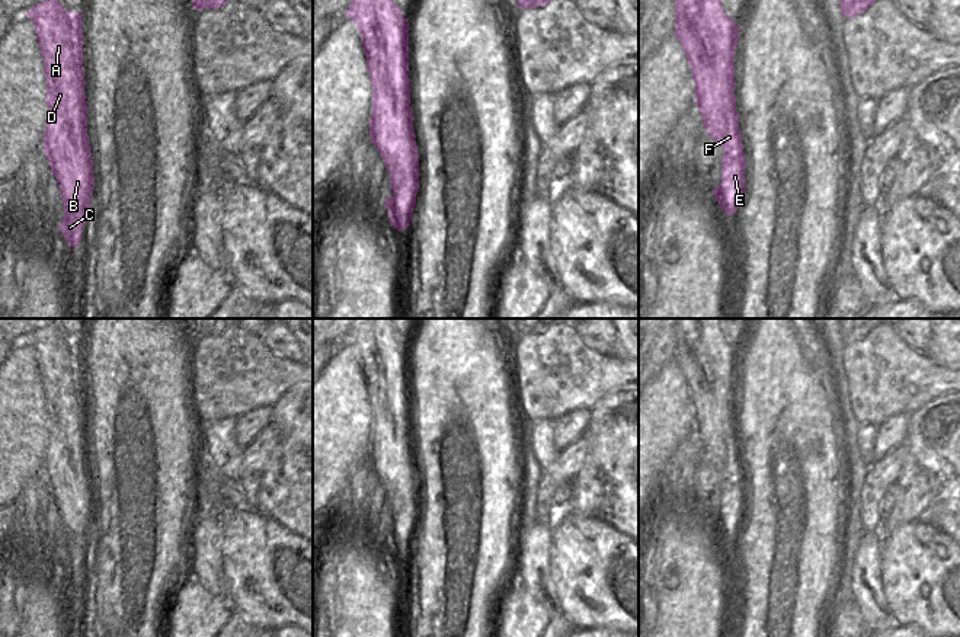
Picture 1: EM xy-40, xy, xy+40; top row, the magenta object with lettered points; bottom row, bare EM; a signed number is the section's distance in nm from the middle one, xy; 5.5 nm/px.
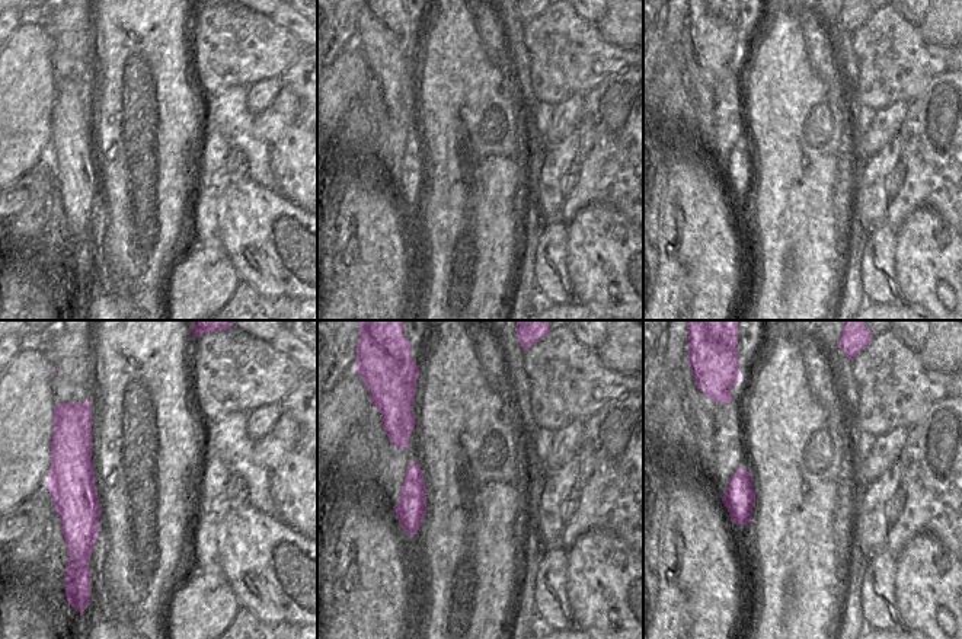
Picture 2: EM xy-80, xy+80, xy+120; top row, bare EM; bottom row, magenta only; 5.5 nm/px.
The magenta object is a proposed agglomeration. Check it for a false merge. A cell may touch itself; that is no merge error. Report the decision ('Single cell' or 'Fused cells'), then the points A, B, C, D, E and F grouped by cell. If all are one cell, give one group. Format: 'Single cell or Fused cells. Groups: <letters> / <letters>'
Fused cells. Groups: A B C D F / E.

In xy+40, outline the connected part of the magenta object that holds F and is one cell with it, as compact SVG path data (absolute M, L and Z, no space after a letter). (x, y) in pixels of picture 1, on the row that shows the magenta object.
M675 0L673 33L687 54L692 71L695 105L701 112L704 128L724 150L726 156L742 154L743 143L735 97L735 52L737 49L739 26L724 13L721 0Z

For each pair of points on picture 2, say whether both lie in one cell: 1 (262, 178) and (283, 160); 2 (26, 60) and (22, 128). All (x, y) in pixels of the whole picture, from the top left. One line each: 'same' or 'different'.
1: different
2: same

